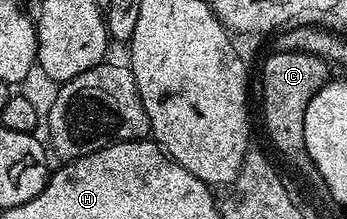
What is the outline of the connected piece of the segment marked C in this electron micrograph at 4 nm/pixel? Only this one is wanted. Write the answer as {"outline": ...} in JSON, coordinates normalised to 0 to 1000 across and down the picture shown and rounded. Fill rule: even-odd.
{"outline":[[[795,228],[764,251],[772,283],[769,342],[764,347],[764,420],[769,425],[772,580],[795,658],[807,662],[827,717],[867,763],[876,822],[899,831],[905,854],[928,826],[893,703],[882,685],[876,626],[876,562],[882,557],[882,484],[905,429],[931,384],[948,379],[951,292],[925,260],[893,242],[865,242],[850,228]]]}

